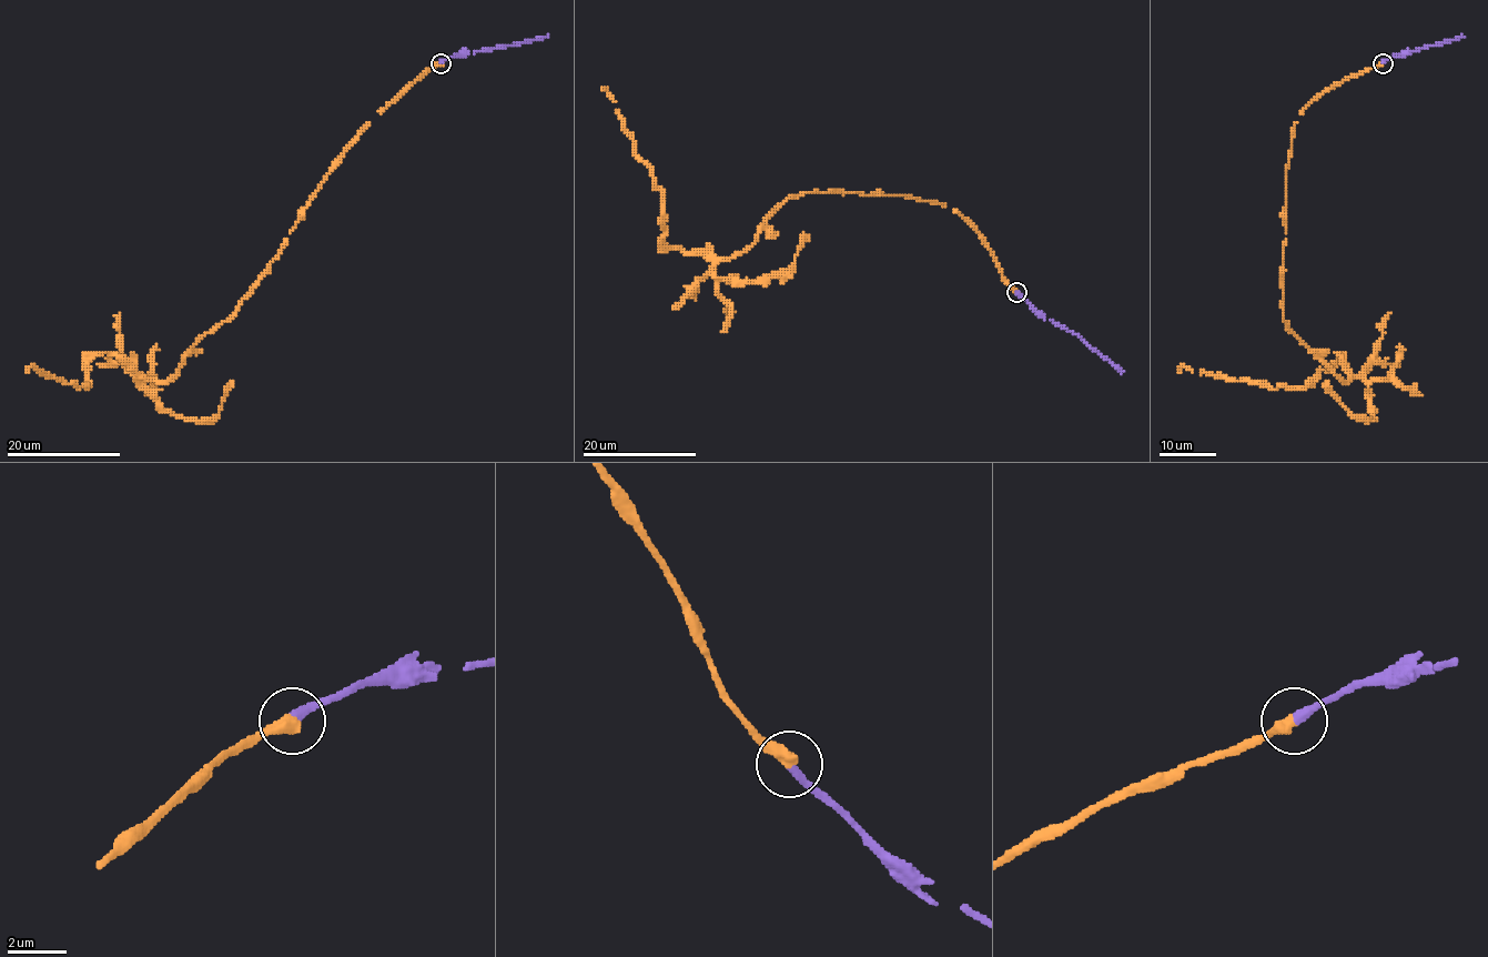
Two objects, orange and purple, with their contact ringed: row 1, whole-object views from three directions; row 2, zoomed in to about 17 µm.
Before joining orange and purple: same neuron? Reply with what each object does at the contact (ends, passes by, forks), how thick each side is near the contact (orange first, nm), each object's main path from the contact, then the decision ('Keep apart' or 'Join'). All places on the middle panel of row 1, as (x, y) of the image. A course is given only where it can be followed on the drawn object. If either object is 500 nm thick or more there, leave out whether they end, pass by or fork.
At the ring orange ends. At the ring purple ends. Thickness 440 nm (orange) against 300 nm. Course of orange: (1016, 292), (954, 210), (910, 195), (803, 191), (730, 258), (666, 248), (661, 191), (600, 88). Course of purple: (1016, 292), (1045, 319), (1073, 332), (1123, 372). Join

